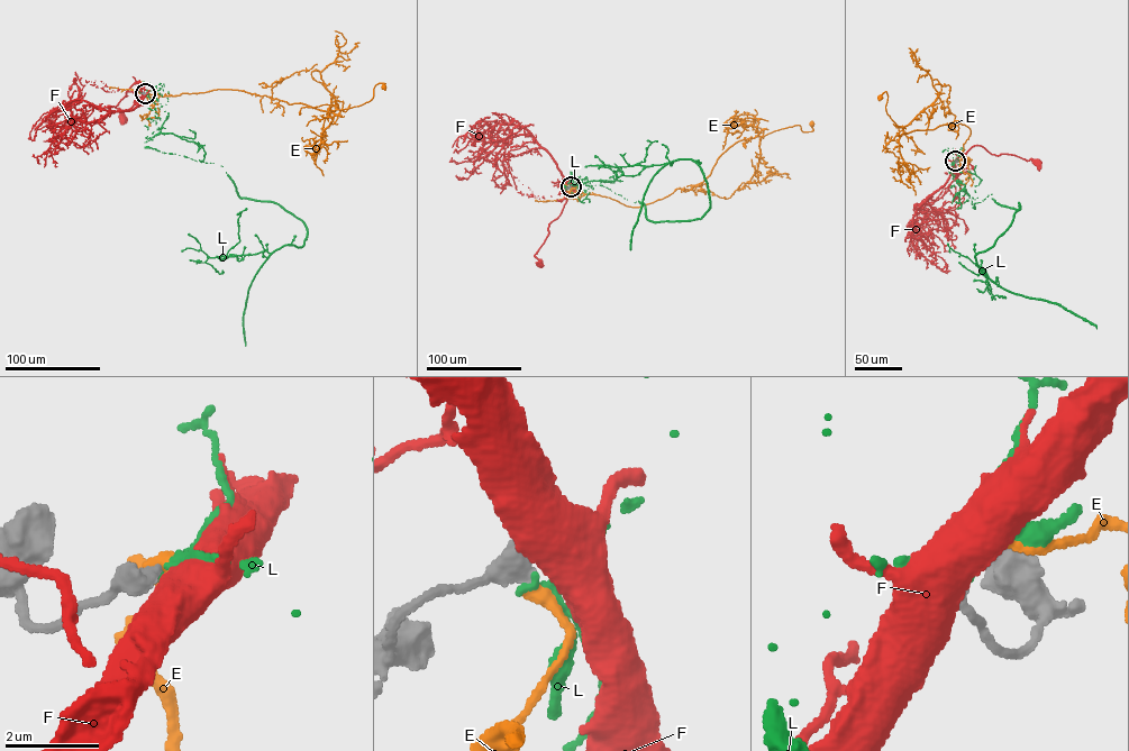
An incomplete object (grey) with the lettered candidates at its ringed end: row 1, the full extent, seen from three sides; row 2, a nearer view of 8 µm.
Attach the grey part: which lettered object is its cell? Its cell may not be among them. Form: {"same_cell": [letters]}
{"same_cell": ["E"]}

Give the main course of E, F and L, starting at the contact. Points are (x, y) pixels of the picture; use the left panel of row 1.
E: (146, 93), (162, 97), (238, 90), (331, 112), (369, 102), (376, 84), (383, 83), (384, 86)
F: (146, 93), (138, 82), (131, 85), (116, 107), (121, 111), (123, 119)
L: (146, 93), (149, 147), (221, 166), (240, 198), (306, 227), (255, 275), (245, 346)

